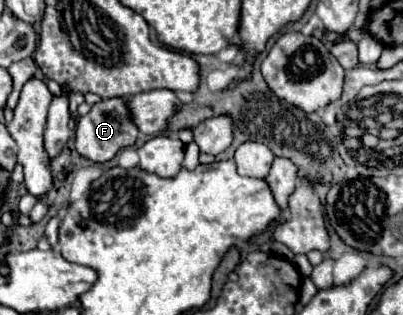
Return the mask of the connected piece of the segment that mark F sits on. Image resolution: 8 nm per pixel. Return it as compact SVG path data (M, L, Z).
M113 97L103 99L91 107L91 111L79 119L77 135L75 135L75 149L81 157L87 157L93 163L107 163L111 161L119 149L131 147L137 141L137 127L133 125L129 111L125 107L125 99Z

